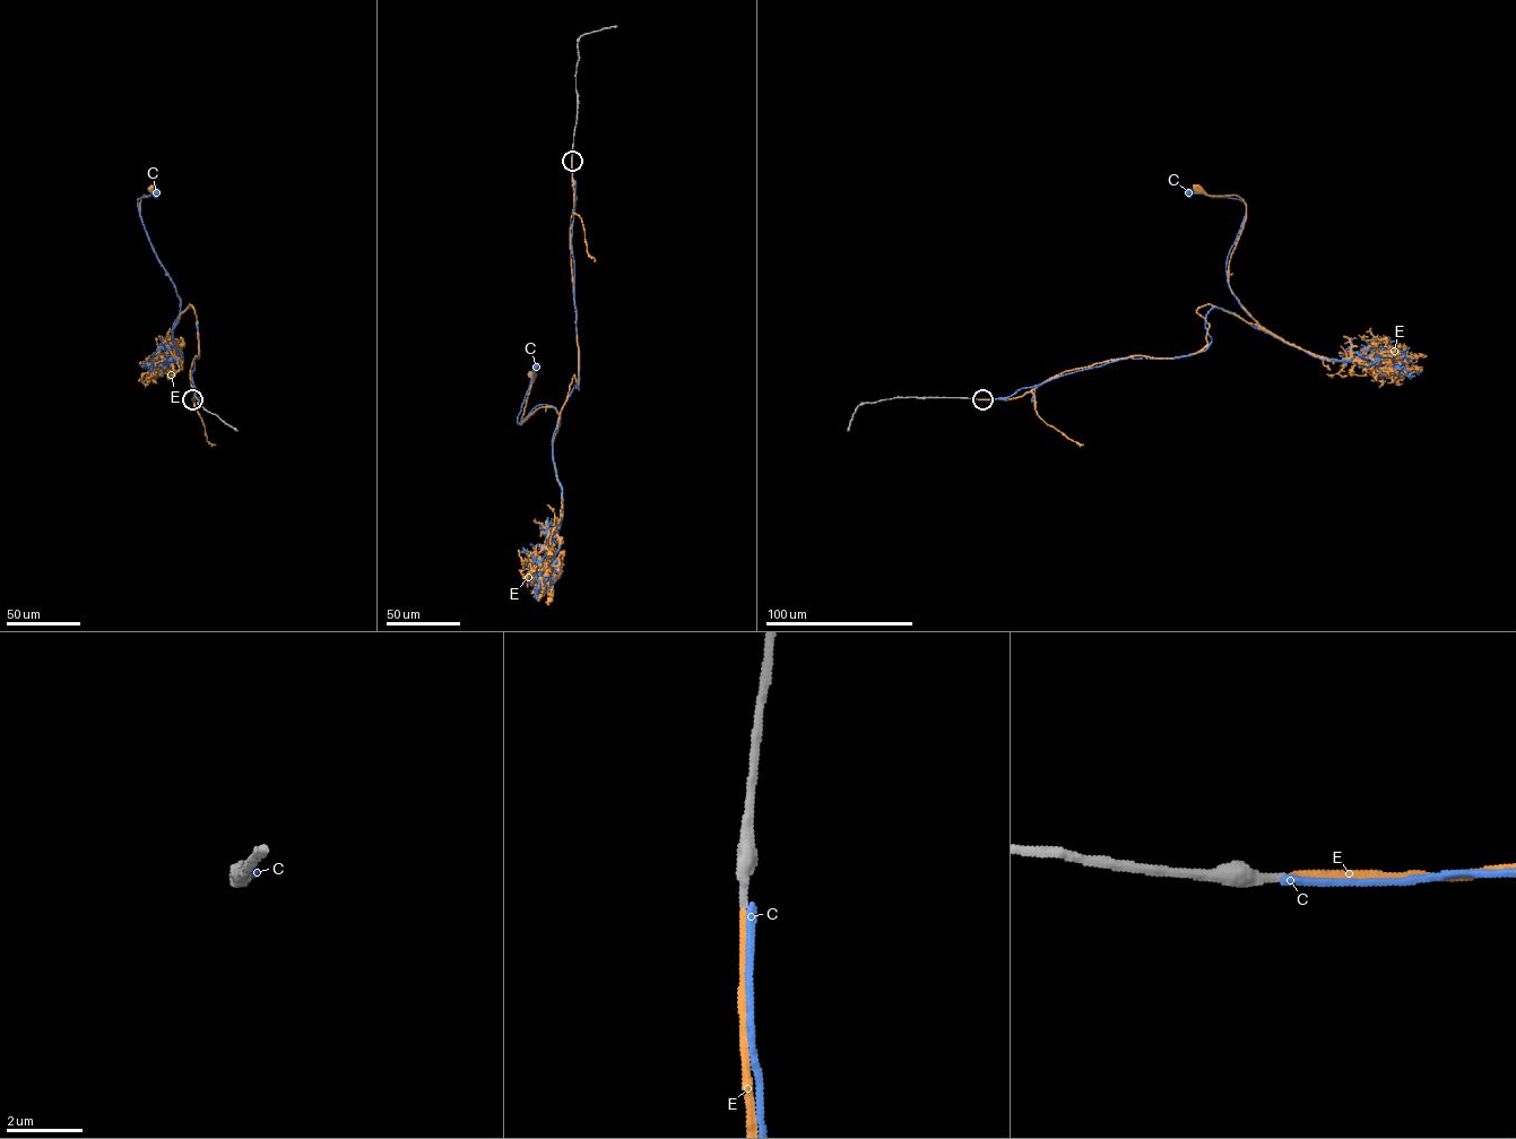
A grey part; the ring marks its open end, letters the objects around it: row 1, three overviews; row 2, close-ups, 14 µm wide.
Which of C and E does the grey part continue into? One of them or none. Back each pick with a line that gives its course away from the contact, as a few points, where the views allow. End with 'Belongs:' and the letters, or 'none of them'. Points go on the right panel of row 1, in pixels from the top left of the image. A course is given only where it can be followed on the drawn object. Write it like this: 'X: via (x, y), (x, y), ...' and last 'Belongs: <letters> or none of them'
E: via (982, 399), (1111, 360), (1197, 353), (1207, 304), (1264, 329), (1228, 282), (1246, 204), (1197, 188)
Belongs: E

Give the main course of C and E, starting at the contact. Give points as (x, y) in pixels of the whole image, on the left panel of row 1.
C: (192, 399), (197, 317), (191, 307), (181, 312), (172, 338), (181, 300), (138, 210), (138, 200), (156, 192)
E: (191, 399), (196, 310), (190, 304), (173, 329), (180, 299), (140, 217), (140, 199), (150, 188)

